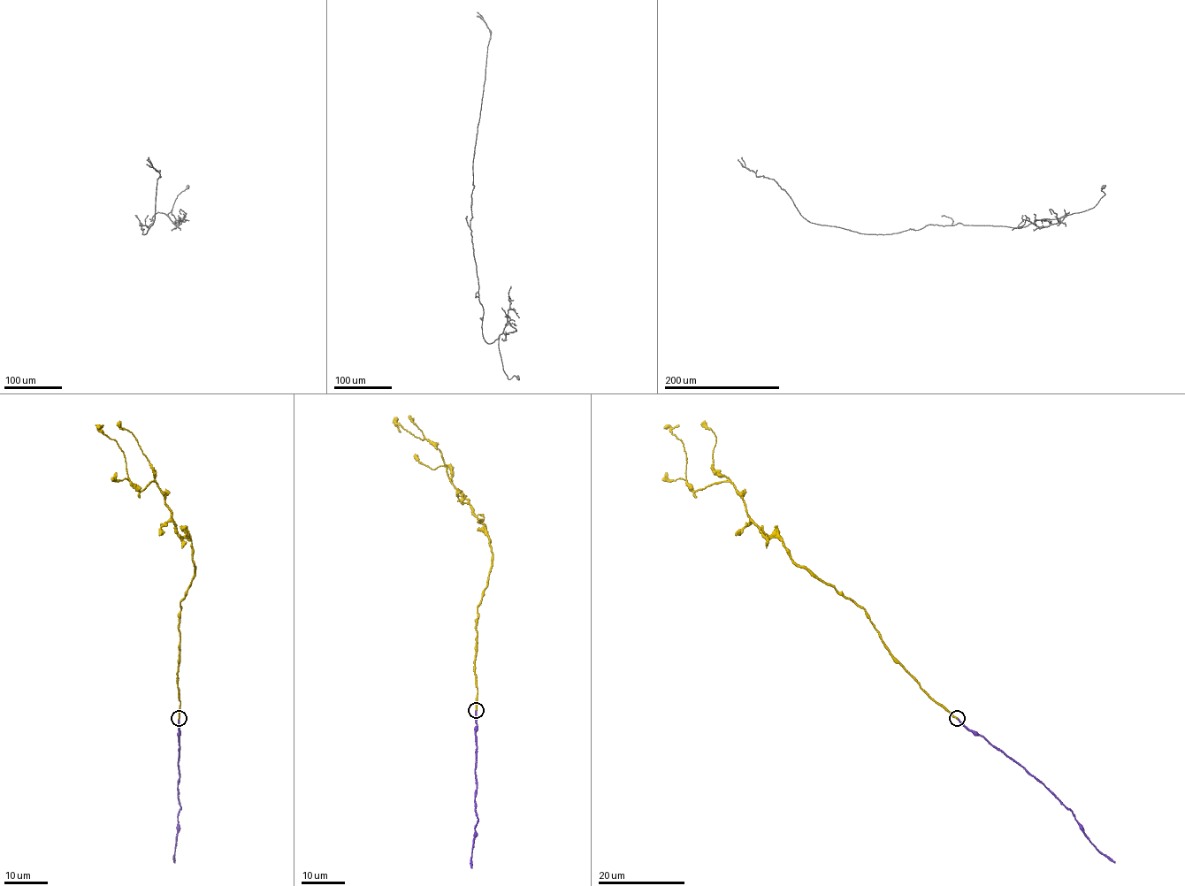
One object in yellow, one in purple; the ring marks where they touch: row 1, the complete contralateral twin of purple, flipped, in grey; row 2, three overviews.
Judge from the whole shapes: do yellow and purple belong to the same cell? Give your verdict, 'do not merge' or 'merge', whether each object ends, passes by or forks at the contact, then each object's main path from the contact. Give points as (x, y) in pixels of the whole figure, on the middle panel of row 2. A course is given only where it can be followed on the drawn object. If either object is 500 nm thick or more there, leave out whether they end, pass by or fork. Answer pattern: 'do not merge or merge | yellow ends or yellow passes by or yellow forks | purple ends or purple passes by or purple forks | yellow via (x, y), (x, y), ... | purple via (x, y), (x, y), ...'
merge | yellow ends | purple ends | yellow via (476, 710), (476, 620), (491, 566), (490, 539), (452, 484), (441, 452), (401, 424), (401, 432) | purple via (476, 711), (475, 812), (478, 822), (475, 826), (470, 867)

